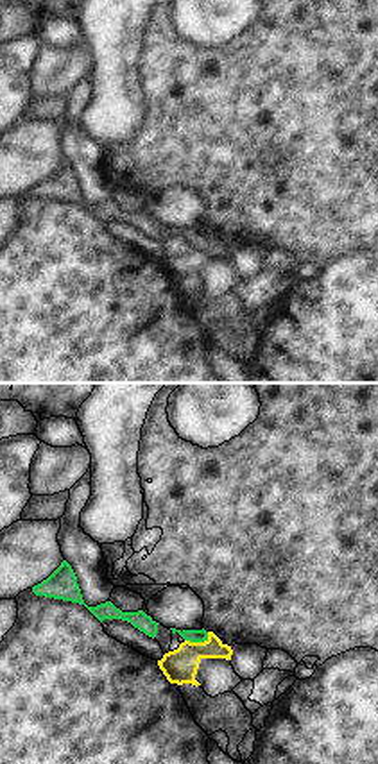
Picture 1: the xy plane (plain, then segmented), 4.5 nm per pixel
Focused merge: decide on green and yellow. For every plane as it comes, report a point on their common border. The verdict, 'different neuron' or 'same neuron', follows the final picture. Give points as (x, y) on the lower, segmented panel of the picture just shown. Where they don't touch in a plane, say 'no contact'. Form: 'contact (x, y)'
contact (197, 641)

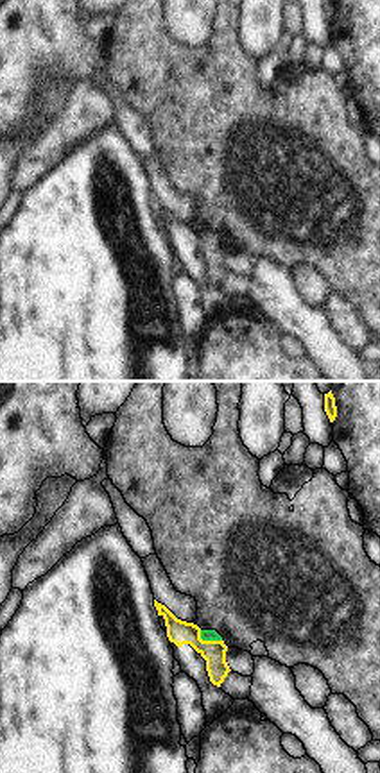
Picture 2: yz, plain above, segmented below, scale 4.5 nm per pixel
contact (208, 639)

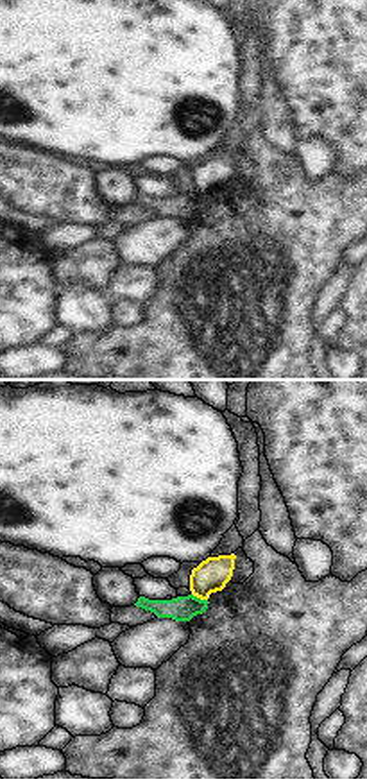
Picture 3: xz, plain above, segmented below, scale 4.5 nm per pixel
contact (199, 599)

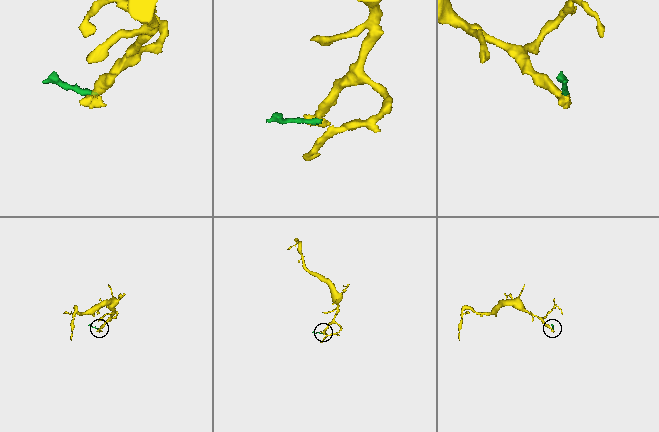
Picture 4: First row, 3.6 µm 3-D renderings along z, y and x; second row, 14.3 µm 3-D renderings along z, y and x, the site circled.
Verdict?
same neuron

